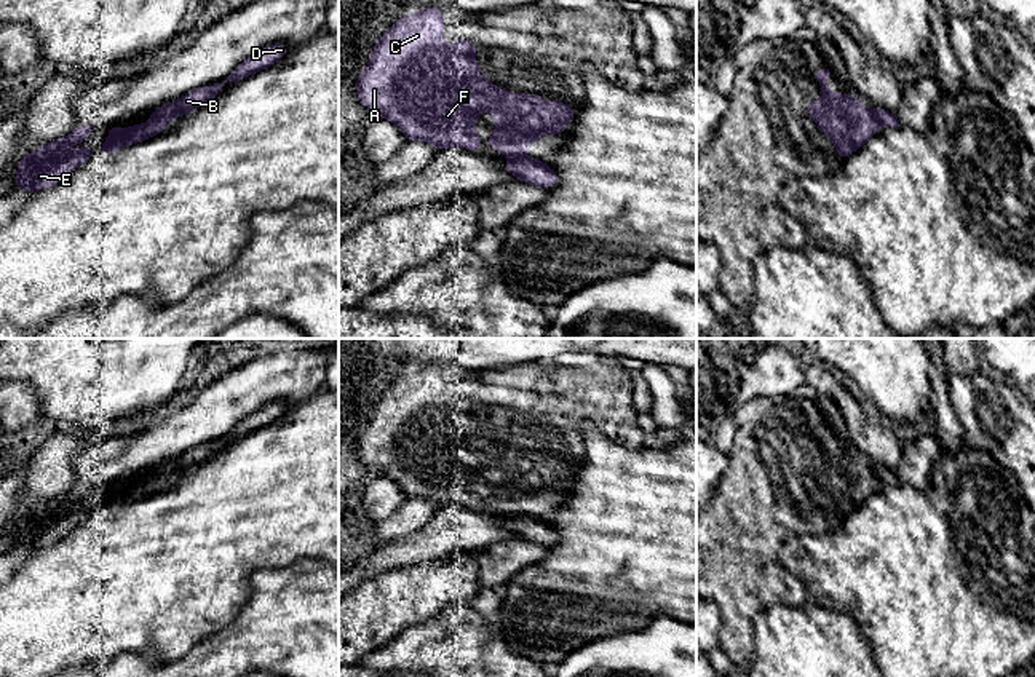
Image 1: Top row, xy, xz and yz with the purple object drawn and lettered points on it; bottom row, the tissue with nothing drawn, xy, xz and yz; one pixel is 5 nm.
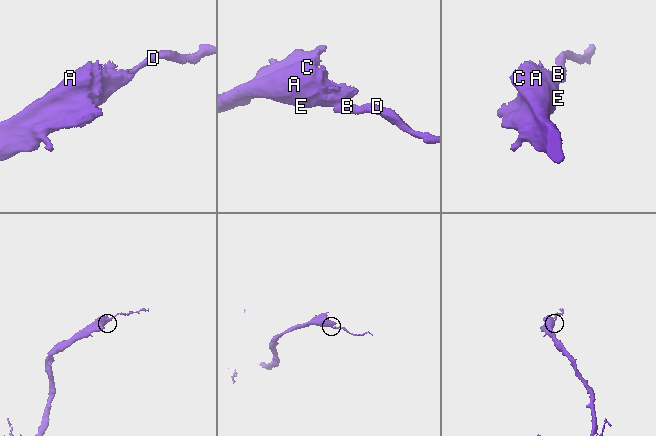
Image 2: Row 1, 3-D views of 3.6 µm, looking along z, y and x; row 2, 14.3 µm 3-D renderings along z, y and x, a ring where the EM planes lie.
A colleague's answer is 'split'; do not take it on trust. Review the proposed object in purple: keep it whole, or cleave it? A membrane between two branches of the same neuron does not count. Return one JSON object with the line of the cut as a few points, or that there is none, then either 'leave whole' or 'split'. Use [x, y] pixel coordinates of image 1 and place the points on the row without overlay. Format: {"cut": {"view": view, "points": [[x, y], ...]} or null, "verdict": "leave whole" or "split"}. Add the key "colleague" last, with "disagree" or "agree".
{"cut": {"view": "xy", "points": [[150, 476], [165, 476], [168, 479]]}, "verdict": "split", "colleague": "agree"}

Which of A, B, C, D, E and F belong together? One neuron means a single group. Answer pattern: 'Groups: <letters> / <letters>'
Groups: A C E F / B D

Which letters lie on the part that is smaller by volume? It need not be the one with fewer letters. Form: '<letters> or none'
B, D

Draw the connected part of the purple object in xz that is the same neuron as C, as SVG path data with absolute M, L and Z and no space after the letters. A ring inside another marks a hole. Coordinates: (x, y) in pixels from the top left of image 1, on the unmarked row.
M426 364L406 372L380 393L371 407L369 422L356 436L356 455L363 465L395 481L406 498L428 500L438 509L463 505L473 511L487 501L511 517L524 516L537 497L561 492L575 474L572 461L505 449L486 437L476 418L476 399L458 396L446 404L444 364ZM479 468L497 473L495 489L487 500L476 490Z

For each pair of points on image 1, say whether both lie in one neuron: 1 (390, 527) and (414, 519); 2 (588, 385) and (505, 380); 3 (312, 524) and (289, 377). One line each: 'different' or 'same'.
1: same
2: same
3: different

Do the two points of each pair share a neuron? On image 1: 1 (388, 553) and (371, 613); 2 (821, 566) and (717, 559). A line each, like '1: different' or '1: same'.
1: different
2: different

